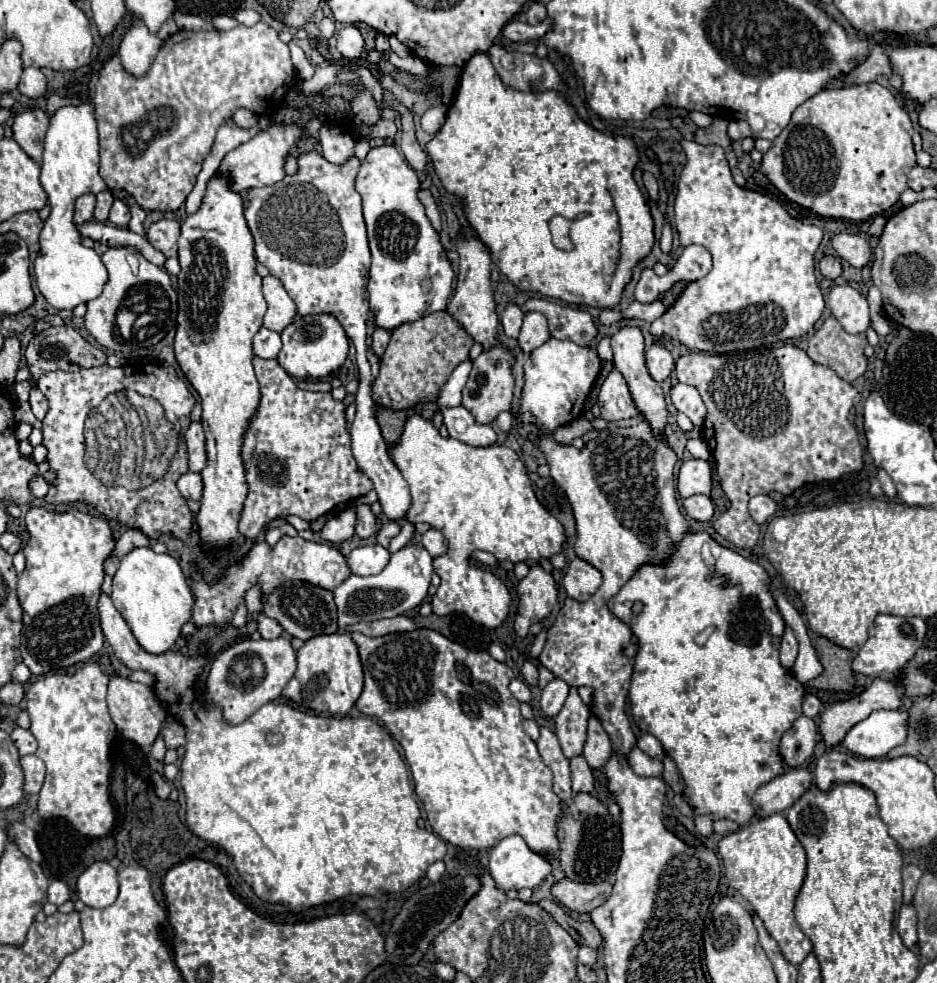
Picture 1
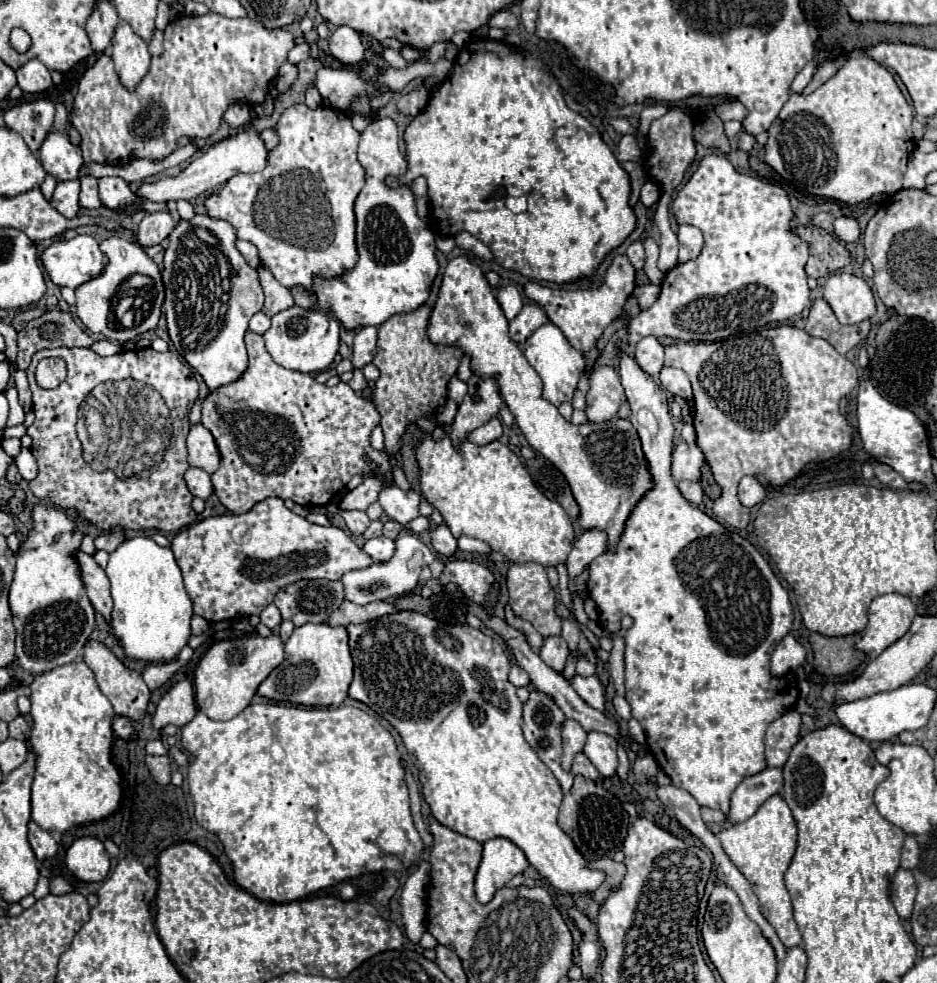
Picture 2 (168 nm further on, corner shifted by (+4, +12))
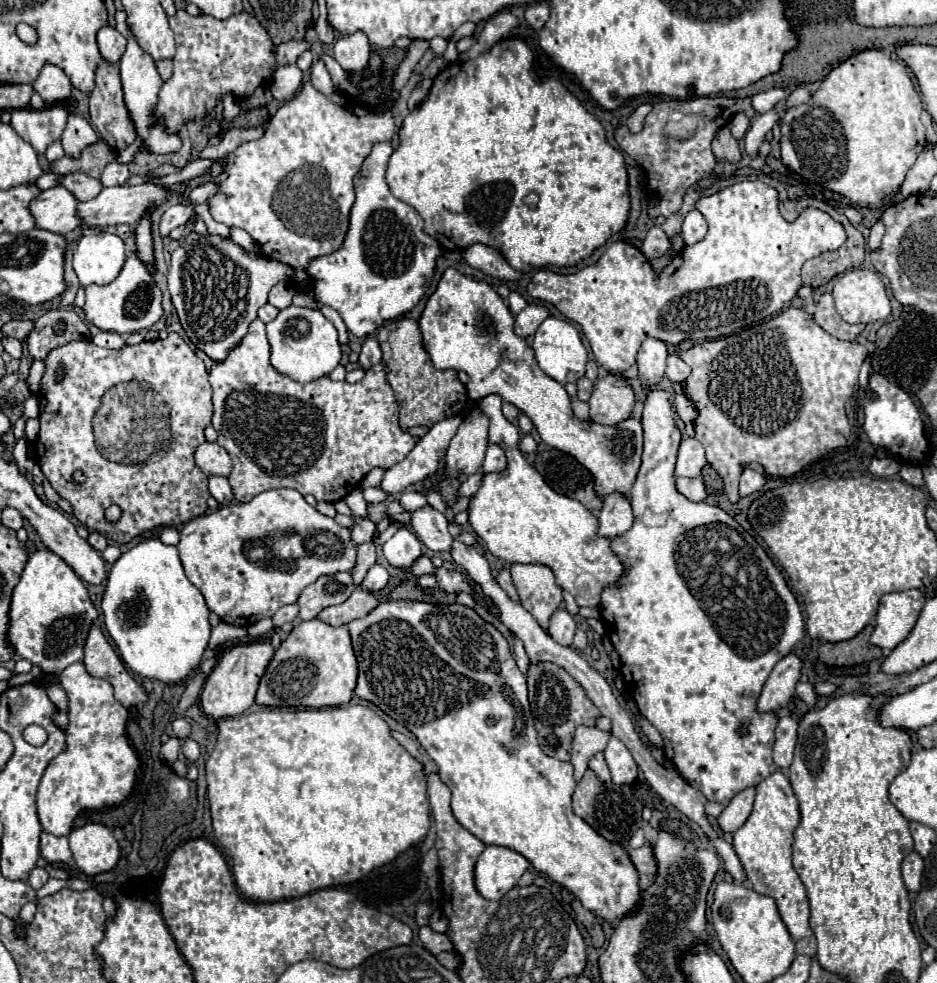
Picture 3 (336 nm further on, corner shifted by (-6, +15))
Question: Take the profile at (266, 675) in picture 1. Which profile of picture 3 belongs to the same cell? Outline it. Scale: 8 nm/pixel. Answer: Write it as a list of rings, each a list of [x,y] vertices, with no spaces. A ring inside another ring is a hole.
[[[260,641],[248,643],[248,645],[236,645],[230,651],[226,651],[204,683],[204,689],[200,693],[202,711],[214,719],[246,713],[254,705],[254,695],[256,695],[260,677],[264,675],[264,669],[268,667],[272,653],[274,653],[274,647],[270,643],[260,643]]]

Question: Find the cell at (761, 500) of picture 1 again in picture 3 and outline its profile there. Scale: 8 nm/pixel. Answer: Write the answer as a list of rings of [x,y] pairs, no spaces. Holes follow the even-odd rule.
[[[750,467],[744,469],[742,475],[740,475],[740,487],[738,487],[740,497],[746,497],[750,493],[760,491],[764,487],[764,483],[766,483],[766,477],[762,473],[758,473],[758,471],[750,469]]]

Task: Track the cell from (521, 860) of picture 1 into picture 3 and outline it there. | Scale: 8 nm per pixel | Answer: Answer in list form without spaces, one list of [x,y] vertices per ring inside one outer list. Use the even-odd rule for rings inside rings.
[[[486,847],[474,863],[474,885],[484,899],[502,899],[512,887],[516,887],[522,873],[528,869],[528,861],[506,847]]]

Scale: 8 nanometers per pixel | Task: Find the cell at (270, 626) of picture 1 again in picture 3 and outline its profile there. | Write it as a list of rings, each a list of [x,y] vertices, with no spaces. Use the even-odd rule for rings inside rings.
[[[292,603],[292,605],[280,607],[280,609],[274,613],[272,621],[274,621],[274,627],[280,627],[280,625],[284,625],[284,623],[296,623],[296,621],[298,621],[298,605]]]

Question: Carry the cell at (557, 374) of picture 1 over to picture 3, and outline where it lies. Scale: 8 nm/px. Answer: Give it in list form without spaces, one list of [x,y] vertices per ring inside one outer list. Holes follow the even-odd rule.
[[[548,317],[536,331],[534,335],[534,343],[532,349],[536,353],[536,361],[540,365],[540,369],[552,377],[558,383],[576,383],[584,371],[586,371],[586,363],[588,363],[588,351],[580,339],[578,329],[564,321],[564,319],[556,319],[556,317]]]

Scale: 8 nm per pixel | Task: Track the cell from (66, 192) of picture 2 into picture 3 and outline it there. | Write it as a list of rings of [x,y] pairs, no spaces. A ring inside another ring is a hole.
[[[56,185],[42,191],[28,209],[36,221],[36,227],[66,235],[80,225],[80,219],[76,217],[76,205],[76,197],[72,197],[72,193],[68,193],[64,187]]]

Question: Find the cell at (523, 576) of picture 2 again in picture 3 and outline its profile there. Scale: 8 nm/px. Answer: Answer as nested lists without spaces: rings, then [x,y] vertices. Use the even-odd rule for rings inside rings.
[[[512,565],[512,583],[520,595],[520,603],[543,629],[548,628],[552,613],[562,603],[562,589],[554,581],[554,573],[546,565]]]

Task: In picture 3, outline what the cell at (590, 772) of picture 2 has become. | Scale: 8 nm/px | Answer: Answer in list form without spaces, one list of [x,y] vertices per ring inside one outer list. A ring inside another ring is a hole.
[[[596,753],[596,755],[590,759],[590,769],[598,775],[598,779],[600,779],[600,781],[610,783],[610,769],[608,769],[606,759],[604,759],[604,755],[602,755],[602,753]]]

